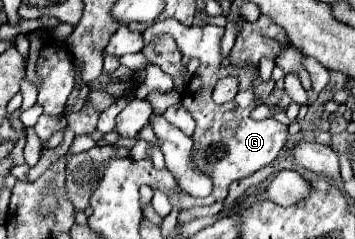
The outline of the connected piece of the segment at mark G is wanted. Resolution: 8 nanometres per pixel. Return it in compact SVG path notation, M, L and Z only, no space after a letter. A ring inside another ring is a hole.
M162 20L162 22L154 22L152 26L146 28L144 32L144 42L150 44L156 40L156 36L162 34L170 34L180 52L188 58L198 58L200 66L194 72L190 84L186 86L184 94L182 94L182 104L186 106L186 110L192 114L192 118L196 120L196 130L194 130L194 160L196 166L202 172L208 172L208 176L212 176L214 180L214 190L208 198L192 198L184 192L180 192L180 208L194 208L194 206L210 206L216 200L224 200L228 196L228 186L234 180L242 180L250 174L254 174L256 170L264 168L266 164L270 164L278 152L284 148L286 140L288 140L288 126L278 122L276 118L266 118L266 120L252 120L252 110L256 108L256 94L254 94L254 80L258 74L258 68L254 64L246 64L246 66L222 66L222 52L220 52L220 42L224 36L224 28L220 26L184 26L178 20ZM222 76L236 76L240 80L240 90L236 94L236 98L228 104L214 104L212 102L212 88L216 84L218 78Z

